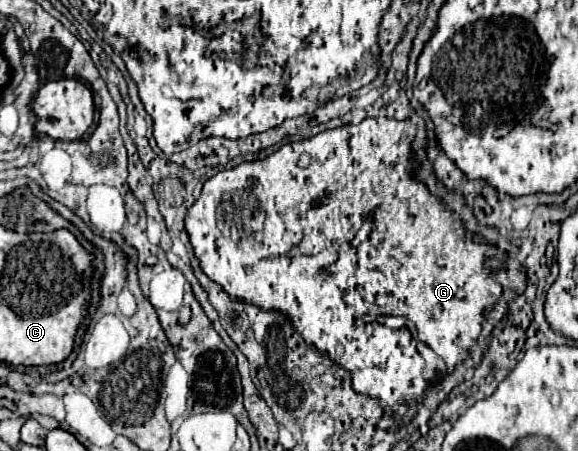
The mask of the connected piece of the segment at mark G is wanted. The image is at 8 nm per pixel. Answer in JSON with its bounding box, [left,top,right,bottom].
[186,117,505,429]

